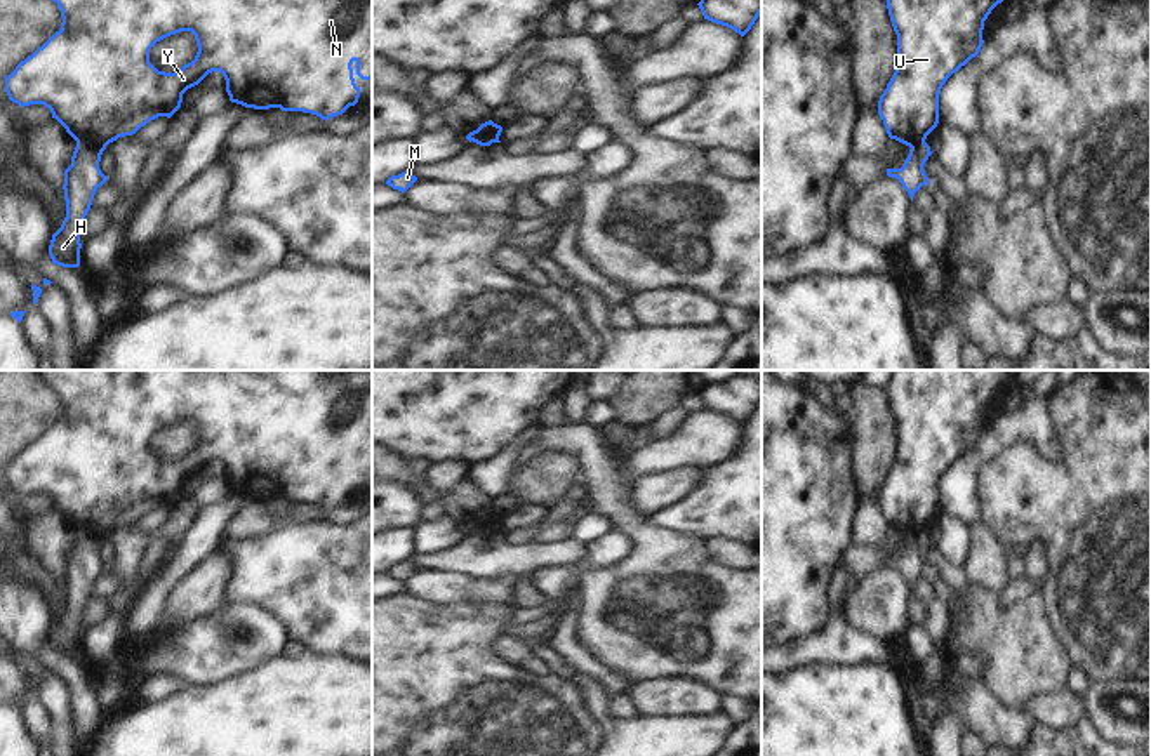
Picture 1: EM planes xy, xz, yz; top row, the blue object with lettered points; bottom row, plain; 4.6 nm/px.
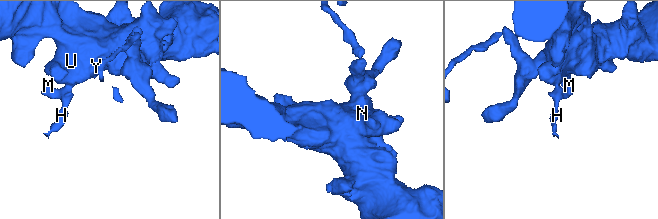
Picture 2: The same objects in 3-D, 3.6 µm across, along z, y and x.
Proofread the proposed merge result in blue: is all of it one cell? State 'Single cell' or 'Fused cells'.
Fused cells

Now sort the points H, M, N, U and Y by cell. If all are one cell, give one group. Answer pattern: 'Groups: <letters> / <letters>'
Groups: H M / N U Y

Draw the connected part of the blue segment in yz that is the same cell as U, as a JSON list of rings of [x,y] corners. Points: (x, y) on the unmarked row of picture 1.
[[[894,370],[887,398],[897,424],[897,457],[878,490],[890,528],[909,537],[925,532],[939,513],[942,474],[979,443],[984,410],[1008,384],[1008,370]]]

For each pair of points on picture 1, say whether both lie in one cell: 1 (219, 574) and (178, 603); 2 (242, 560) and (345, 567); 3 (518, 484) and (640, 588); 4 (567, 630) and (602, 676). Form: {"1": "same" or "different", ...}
{"1": "same", "2": "same", "3": "different", "4": "same"}

